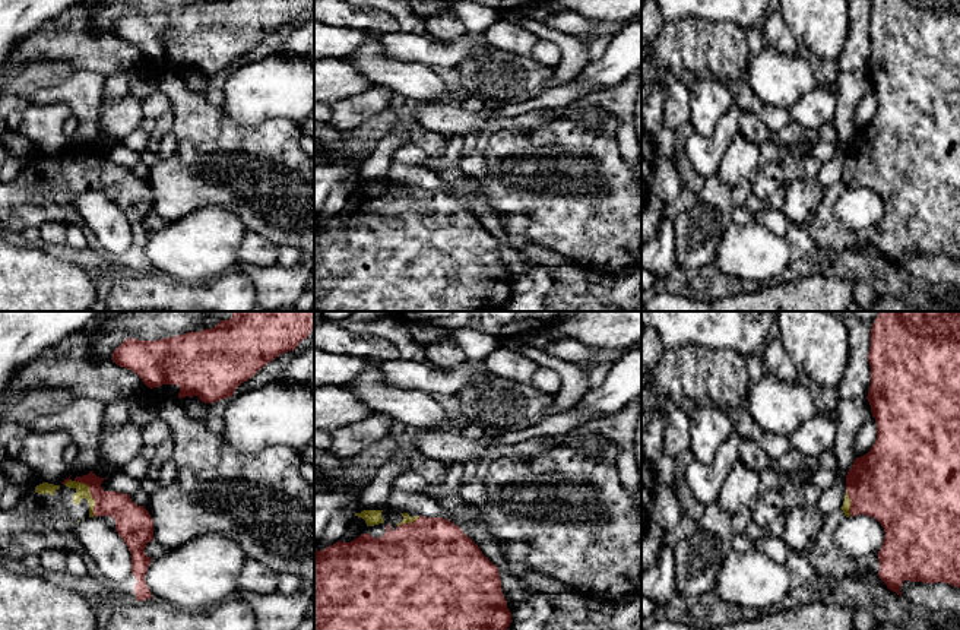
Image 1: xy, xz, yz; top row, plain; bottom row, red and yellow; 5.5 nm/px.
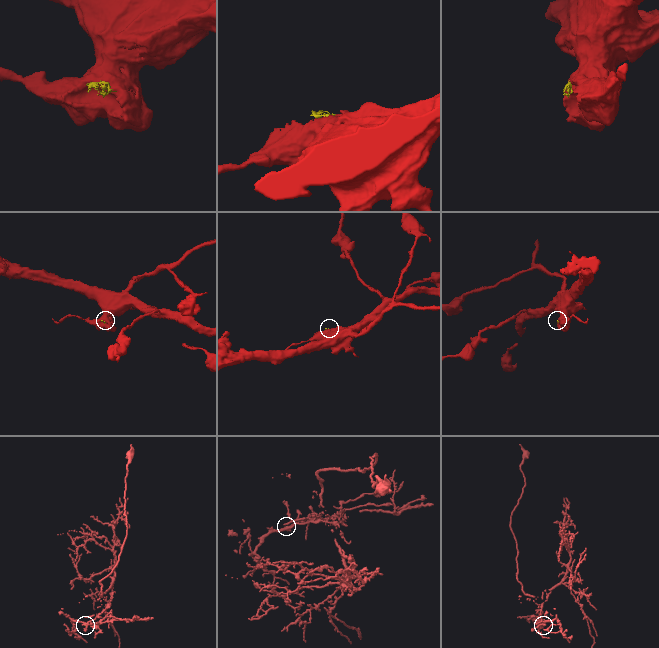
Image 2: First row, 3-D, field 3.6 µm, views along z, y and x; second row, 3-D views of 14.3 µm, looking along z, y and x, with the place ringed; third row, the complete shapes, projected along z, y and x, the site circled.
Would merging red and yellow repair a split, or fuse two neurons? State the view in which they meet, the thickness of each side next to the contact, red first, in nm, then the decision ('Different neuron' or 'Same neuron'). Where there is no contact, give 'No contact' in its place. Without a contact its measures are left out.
Touches red in xy. Thickness 160 nm (red) against 80 nm. Same neuron

